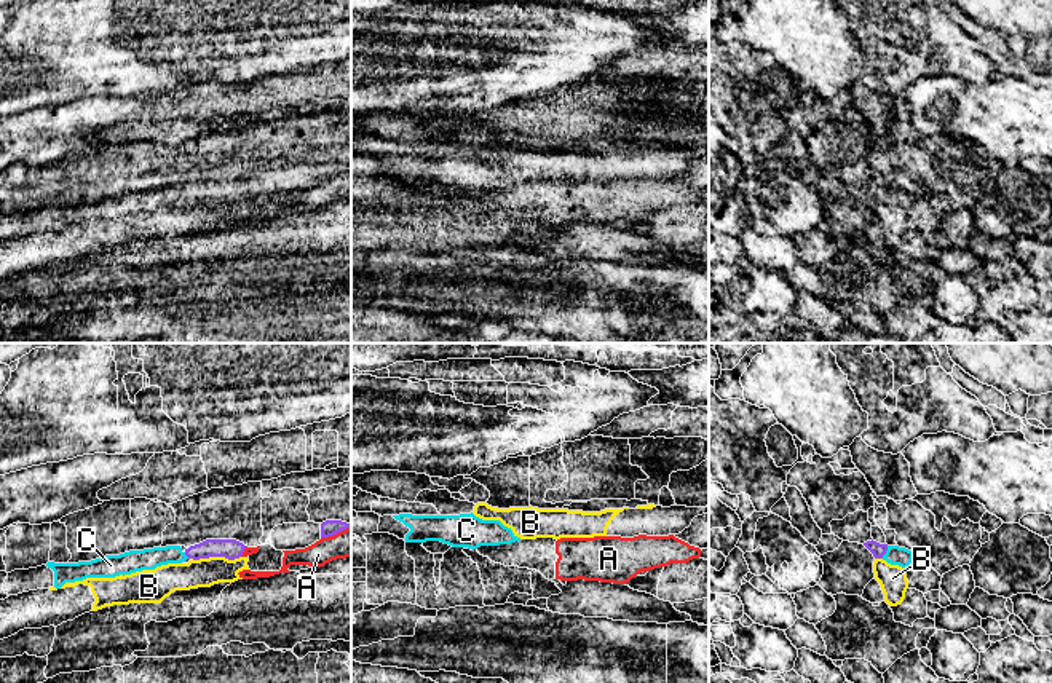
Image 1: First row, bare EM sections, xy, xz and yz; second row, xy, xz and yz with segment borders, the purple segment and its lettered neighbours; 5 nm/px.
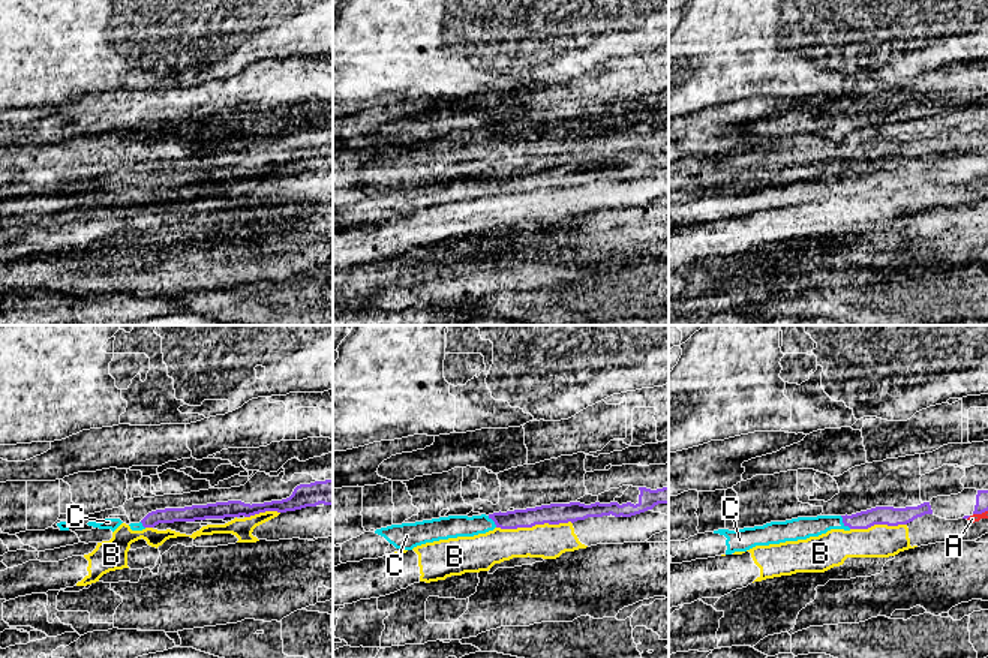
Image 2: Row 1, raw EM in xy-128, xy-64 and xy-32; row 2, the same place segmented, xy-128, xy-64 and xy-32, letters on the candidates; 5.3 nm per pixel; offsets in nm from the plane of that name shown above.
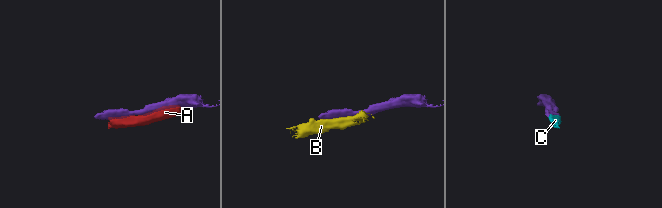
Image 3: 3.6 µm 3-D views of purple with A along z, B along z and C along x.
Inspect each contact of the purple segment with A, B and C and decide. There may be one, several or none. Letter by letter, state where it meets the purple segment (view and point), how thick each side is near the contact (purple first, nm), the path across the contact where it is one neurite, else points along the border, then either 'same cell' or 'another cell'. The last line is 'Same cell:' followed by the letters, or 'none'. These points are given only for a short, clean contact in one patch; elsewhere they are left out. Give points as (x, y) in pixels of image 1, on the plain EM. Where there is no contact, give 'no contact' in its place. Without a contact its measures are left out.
A: xy (336, 176) | 80/140 nm | another cell
B: xy (216, 198) | 100/140 nm | another cell
C: yz (885, 195) | 70/100 nm | across yz (877, 192), (885, 195), (896, 198) | same cell
Same cell: C

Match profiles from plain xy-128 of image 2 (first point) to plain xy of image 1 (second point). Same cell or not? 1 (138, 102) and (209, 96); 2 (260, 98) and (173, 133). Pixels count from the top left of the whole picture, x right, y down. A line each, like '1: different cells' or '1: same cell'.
1: same cell
2: same cell

